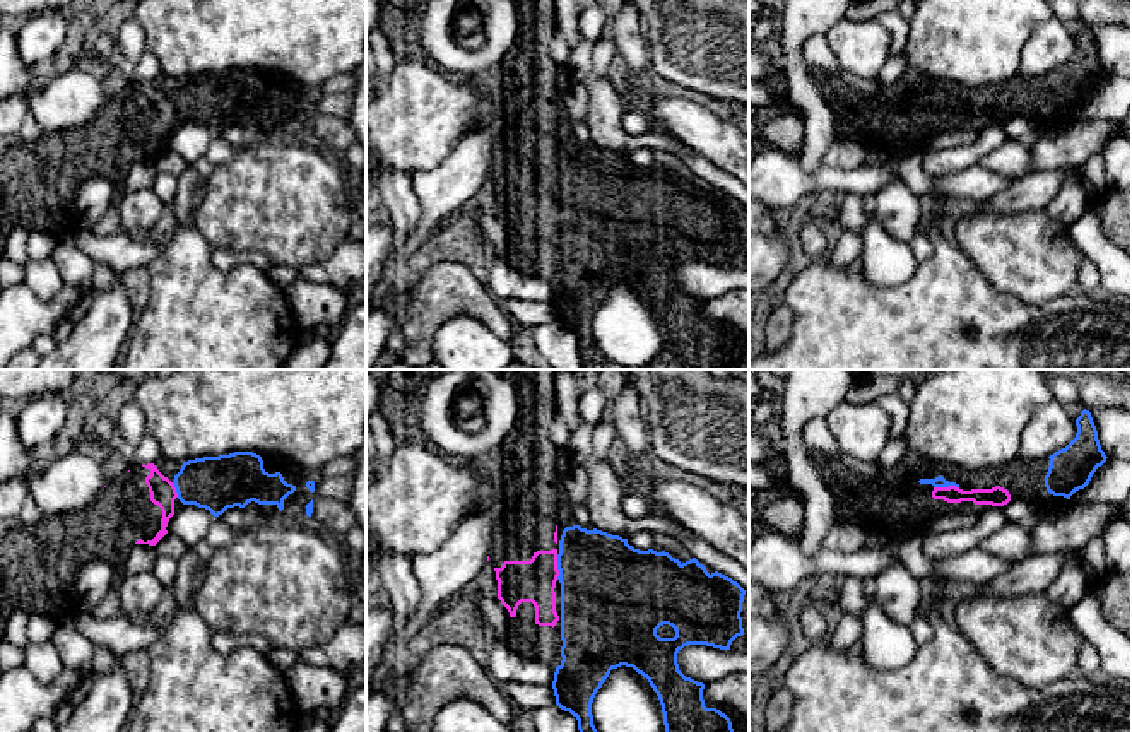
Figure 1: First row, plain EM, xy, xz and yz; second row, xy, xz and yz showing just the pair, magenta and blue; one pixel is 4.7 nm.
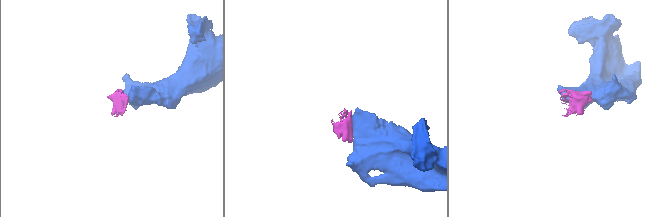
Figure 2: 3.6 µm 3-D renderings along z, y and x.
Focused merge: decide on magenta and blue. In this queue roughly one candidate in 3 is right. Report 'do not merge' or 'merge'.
merge

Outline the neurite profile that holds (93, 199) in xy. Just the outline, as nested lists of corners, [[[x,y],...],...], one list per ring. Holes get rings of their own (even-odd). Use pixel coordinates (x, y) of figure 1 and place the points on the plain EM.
[[[94,178],[82,183],[75,195],[75,210],[82,226],[99,221],[115,198],[115,183],[106,178]]]

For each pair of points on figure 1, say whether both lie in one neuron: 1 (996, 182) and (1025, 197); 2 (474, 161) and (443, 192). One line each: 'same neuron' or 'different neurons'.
1: different neurons
2: same neuron

